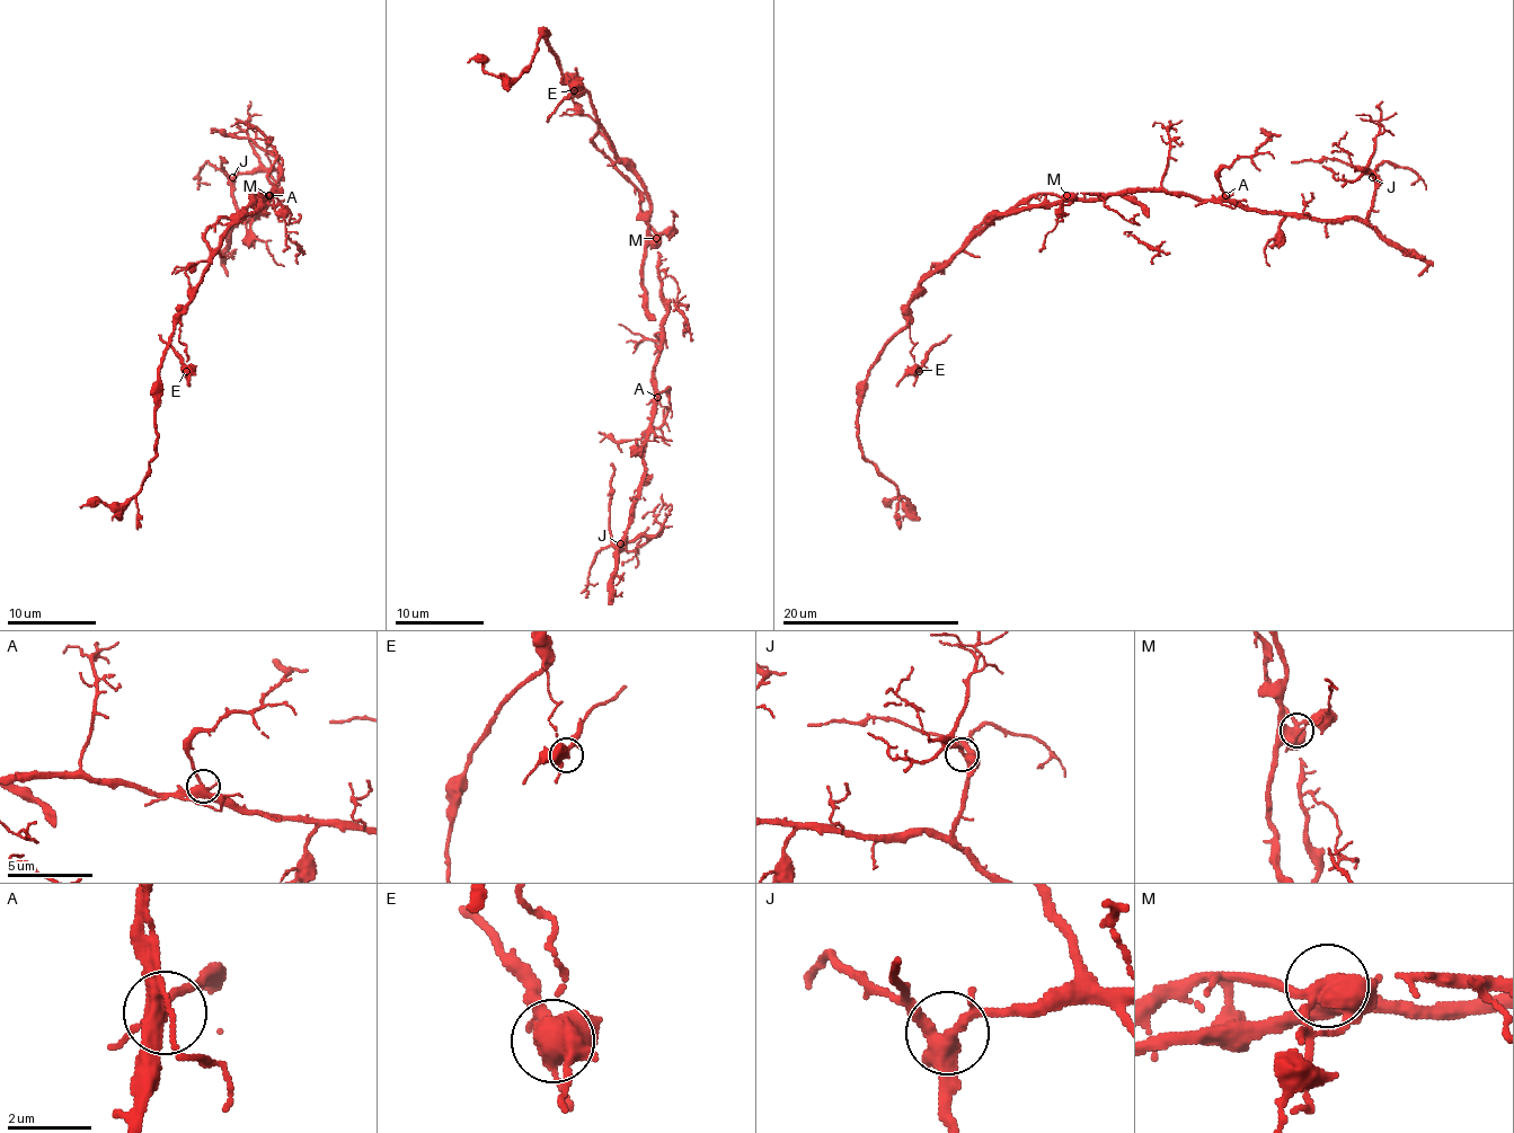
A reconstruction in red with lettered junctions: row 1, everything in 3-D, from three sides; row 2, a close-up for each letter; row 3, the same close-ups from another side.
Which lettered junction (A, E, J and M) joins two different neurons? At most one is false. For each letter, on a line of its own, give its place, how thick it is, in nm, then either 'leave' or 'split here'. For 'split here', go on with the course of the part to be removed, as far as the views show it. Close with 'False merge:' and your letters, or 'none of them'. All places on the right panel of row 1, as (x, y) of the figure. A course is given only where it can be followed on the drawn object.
A: (1225, 195) | 360 nm | leave
E: (919, 371) | 480 nm | leave
J: (1372, 177) | 320 nm | leave
M: (1067, 195) | 480 nm | split here | (1065, 195), (1177, 191), (1267, 213), (1363, 220), (1377, 179), (1365, 171), (1368, 160), (1383, 126), (1356, 115)
False merge: M

